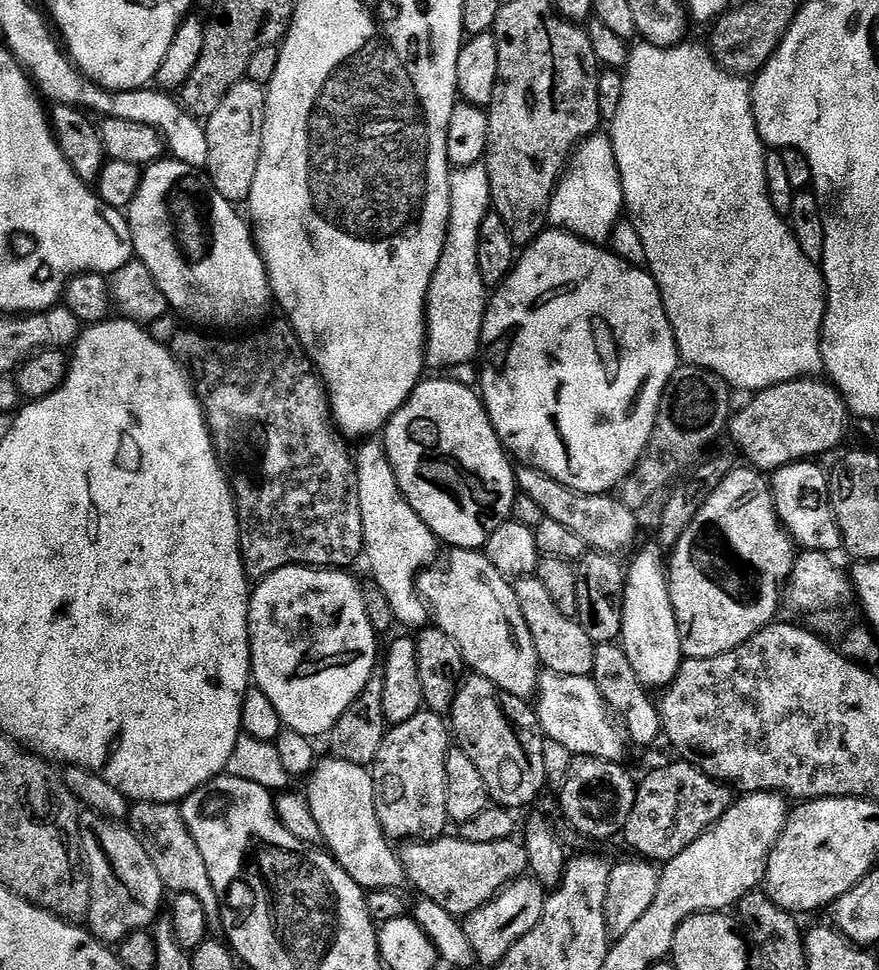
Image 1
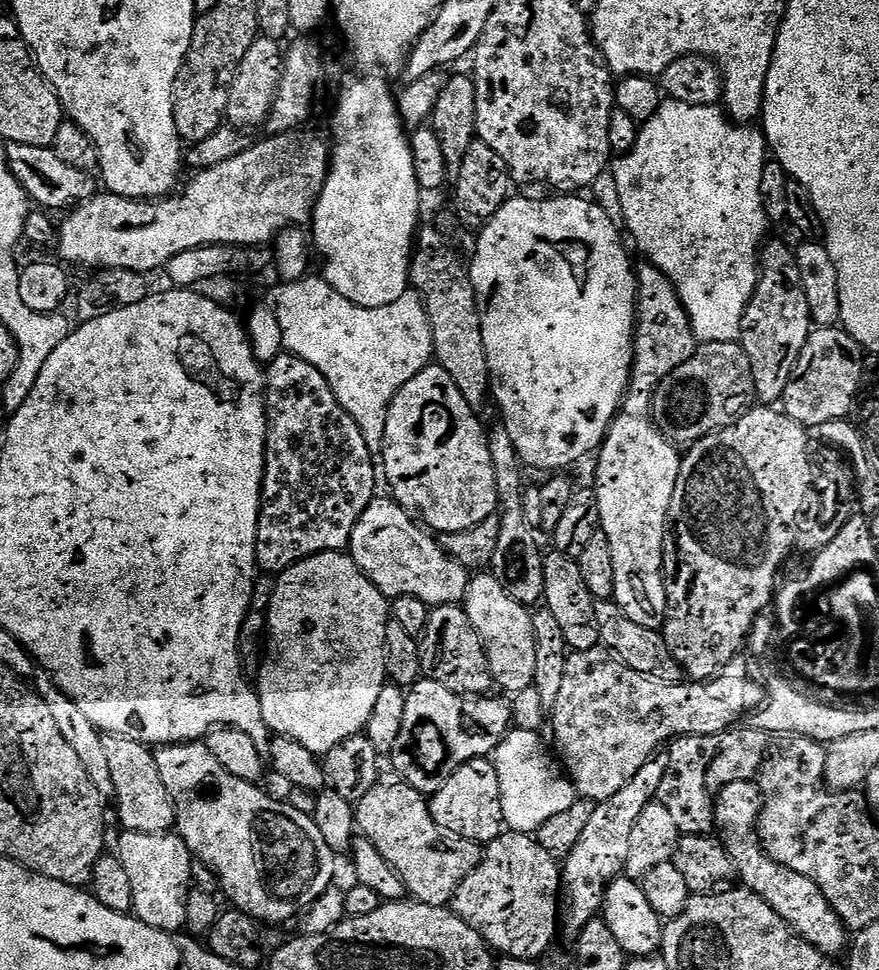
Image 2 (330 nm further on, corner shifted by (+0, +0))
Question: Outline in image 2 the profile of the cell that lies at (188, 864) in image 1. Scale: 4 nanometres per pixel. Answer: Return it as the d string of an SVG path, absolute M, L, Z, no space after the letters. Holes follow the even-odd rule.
M108 736L105 739L106 759L110 765L110 782L114 782L114 805L120 828L125 832L137 832L163 836L176 827L176 807L158 774L156 752L149 745L126 740L122 736Z

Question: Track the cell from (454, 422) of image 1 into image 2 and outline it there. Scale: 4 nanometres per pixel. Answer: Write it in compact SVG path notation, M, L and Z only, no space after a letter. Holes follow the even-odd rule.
M438 366L424 368L417 376L410 378L410 382L398 390L388 408L382 453L383 479L385 476L392 487L391 499L433 533L470 530L497 511L494 462L488 449L488 432L480 425L480 419L466 398L462 398L458 386L454 386L454 378Z

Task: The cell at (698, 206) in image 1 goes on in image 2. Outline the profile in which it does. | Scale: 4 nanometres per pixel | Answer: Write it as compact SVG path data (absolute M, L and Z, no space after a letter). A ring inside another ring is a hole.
M665 99L660 105L658 114L654 114L654 118L650 118L646 123L640 128L640 133L636 139L636 145L632 152L628 152L627 155L619 157L615 161L614 167L611 169L611 174L615 178L618 186L619 201L622 202L622 214L625 215L625 224L627 235L630 237L632 235L632 240L636 243L636 248L638 251L644 255L643 259L649 264L653 264L658 271L663 274L667 280L676 287L676 293L678 298L682 302L682 306L686 310L686 314L690 318L690 326L692 327L692 332L695 334L697 341L700 344L714 344L716 342L724 342L726 344L731 344L733 342L739 341L740 339L740 327L742 326L742 318L746 314L748 309L748 303L752 301L752 295L756 289L756 284L760 281L760 253L762 251L762 245L765 243L766 237L769 235L768 229L770 229L770 223L767 218L766 210L763 209L763 198L762 198L762 176L763 170L766 164L770 160L770 149L767 140L764 139L764 133L759 127L756 126L741 126L733 122L726 115L725 109L720 106L686 106L686 102L678 102L677 100Z

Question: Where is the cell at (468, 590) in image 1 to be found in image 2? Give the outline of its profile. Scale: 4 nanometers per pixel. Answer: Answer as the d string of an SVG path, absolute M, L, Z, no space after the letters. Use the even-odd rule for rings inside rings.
M377 499L354 526L350 555L365 578L386 597L409 596L429 606L459 605L468 589L470 573L431 538L395 500Z

